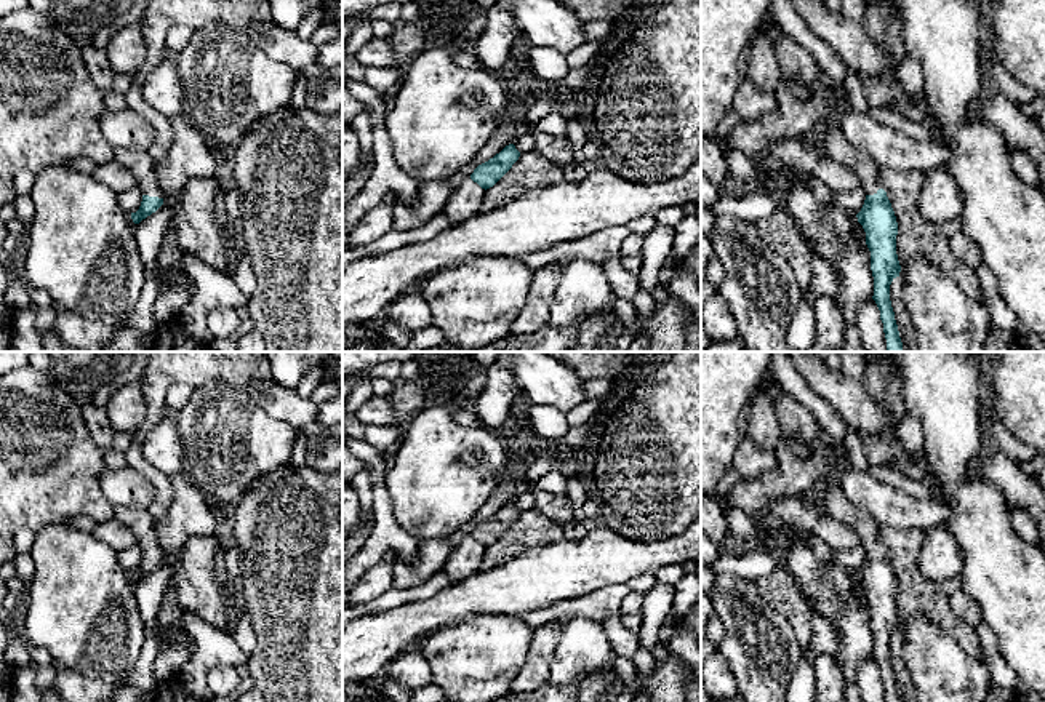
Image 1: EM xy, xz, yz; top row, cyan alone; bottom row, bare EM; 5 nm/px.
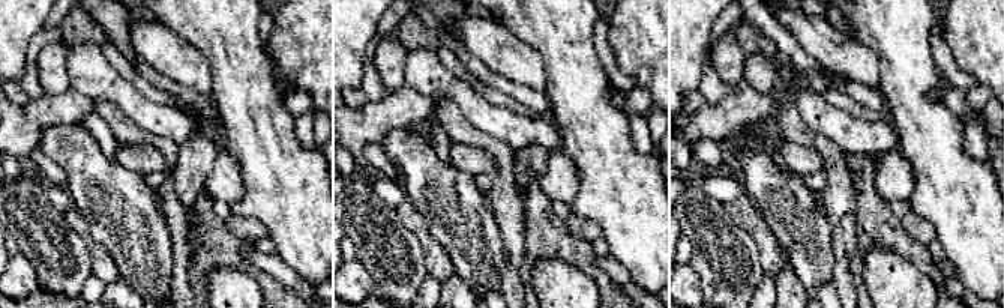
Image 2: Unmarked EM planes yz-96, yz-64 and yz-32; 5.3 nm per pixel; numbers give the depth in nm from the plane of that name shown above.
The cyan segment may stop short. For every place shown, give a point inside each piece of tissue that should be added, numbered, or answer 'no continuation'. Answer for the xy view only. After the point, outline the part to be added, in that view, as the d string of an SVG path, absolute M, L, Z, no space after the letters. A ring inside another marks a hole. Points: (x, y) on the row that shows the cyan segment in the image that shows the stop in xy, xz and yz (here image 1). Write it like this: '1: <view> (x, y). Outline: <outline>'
1: xy (140, 163). Outline: M114 149L114 160L125 166L136 177L136 189L142 195L163 198L155 176L154 160L147 152Z

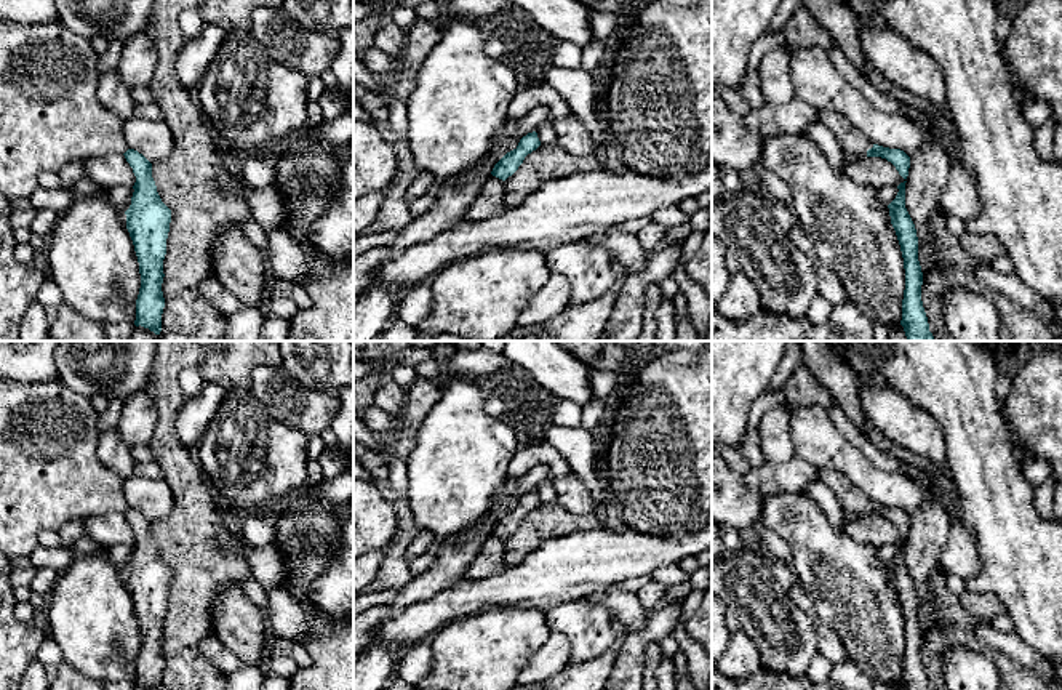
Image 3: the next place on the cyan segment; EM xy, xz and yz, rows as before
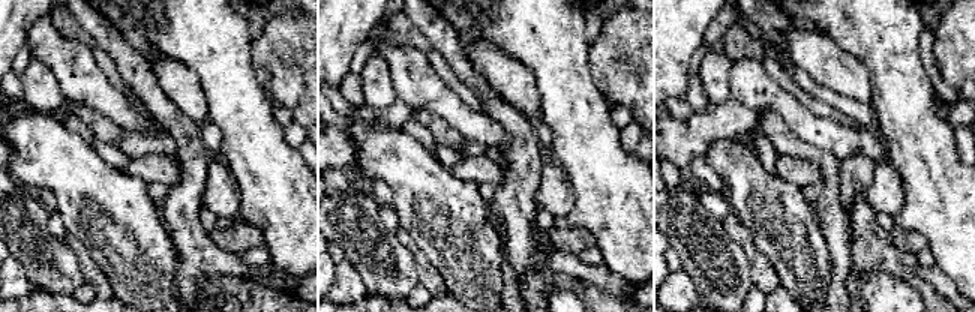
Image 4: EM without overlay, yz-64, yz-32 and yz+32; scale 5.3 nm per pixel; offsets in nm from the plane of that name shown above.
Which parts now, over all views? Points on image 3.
1: yz (853, 140). Outline: M822 109L819 122L835 134L843 150L867 157L867 150L873 147L873 142L840 112Z

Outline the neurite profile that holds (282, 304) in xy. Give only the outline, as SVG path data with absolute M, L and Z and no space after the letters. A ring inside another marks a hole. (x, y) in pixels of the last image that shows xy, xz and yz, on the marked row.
M285 291L277 296L267 296L259 306L259 312L264 317L273 314L288 320L297 312L297 309L297 304Z

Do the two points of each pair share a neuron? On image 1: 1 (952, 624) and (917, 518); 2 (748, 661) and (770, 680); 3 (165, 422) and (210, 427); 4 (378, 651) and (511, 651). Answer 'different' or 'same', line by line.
1: different
2: same
3: different
4: different

